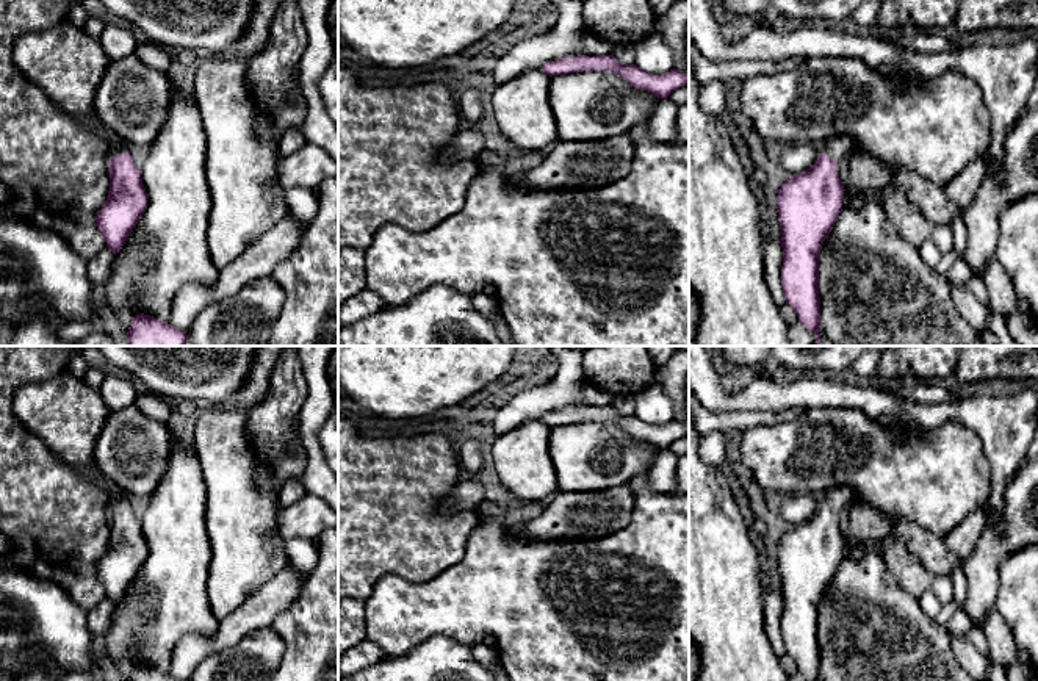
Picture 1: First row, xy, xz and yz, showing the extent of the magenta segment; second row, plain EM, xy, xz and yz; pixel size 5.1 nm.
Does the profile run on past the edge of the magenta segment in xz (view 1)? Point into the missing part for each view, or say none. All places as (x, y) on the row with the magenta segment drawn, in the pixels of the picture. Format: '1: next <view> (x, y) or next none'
1: next none

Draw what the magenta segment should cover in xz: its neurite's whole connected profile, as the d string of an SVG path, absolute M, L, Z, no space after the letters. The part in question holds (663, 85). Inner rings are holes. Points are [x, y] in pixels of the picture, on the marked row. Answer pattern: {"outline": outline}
{"outline": "M614 53L604 56L565 56L546 63L540 69L550 77L579 70L609 70L618 74L631 86L654 94L658 99L667 99L678 88L689 85L689 75L675 67L667 74L651 75L640 70L636 64L618 63Z"}

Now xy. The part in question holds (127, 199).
{"outline": "M64 20L20 34L13 45L13 61L53 103L106 139L110 191L96 222L106 247L119 254L147 208L147 193L141 169L128 153L130 144L106 128L94 110L96 91L111 59L99 39Z"}

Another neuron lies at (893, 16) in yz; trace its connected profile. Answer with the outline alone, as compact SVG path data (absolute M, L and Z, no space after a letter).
M886 0L878 9L875 30L894 33L905 28L946 28L955 22L958 9L960 0Z

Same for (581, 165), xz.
M631 133L603 141L557 141L534 169L512 177L528 189L592 189L611 185L631 171L636 146Z

